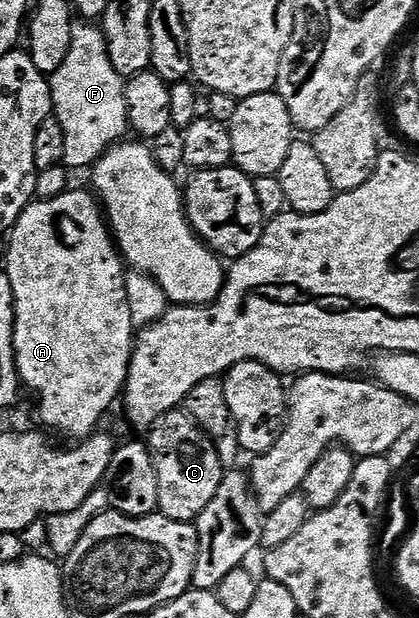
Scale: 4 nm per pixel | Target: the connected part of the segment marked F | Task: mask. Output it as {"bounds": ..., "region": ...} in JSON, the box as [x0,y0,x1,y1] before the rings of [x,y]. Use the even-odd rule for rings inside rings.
{"bounds":[49,20,129,172],"region":[[[79,20],[72,25],[69,56],[65,56],[61,68],[57,68],[57,72],[50,75],[49,81],[51,83],[53,118],[61,128],[61,132],[65,132],[65,140],[61,151],[62,165],[66,166],[68,171],[71,172],[83,169],[86,171],[88,168],[94,167],[103,153],[116,145],[126,135],[123,133],[128,133],[129,130],[127,125],[127,101],[125,100],[125,79],[116,72],[109,60],[107,41],[98,25],[87,20]]]}

